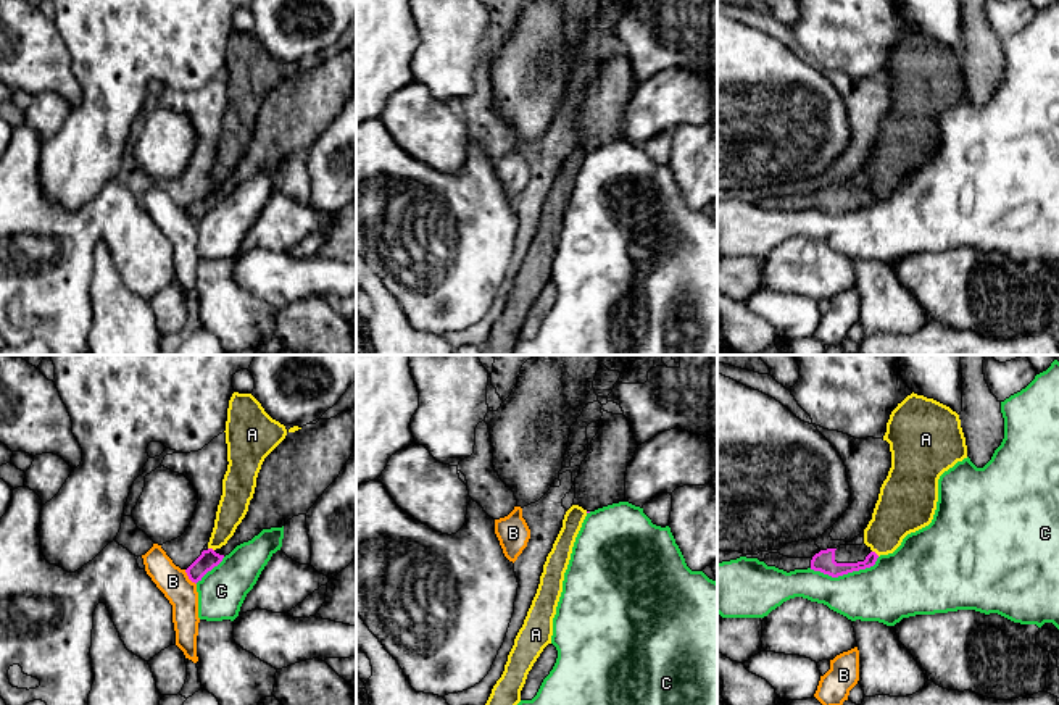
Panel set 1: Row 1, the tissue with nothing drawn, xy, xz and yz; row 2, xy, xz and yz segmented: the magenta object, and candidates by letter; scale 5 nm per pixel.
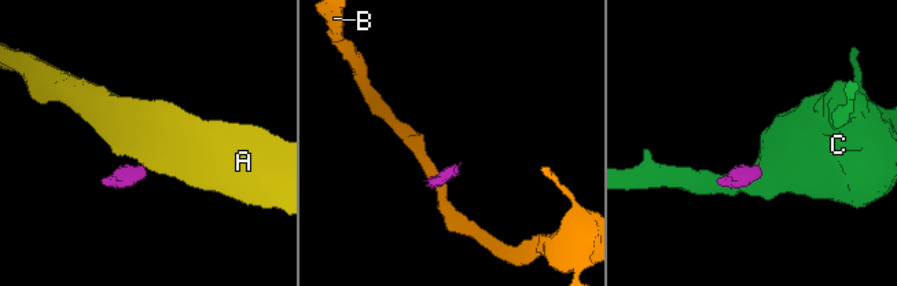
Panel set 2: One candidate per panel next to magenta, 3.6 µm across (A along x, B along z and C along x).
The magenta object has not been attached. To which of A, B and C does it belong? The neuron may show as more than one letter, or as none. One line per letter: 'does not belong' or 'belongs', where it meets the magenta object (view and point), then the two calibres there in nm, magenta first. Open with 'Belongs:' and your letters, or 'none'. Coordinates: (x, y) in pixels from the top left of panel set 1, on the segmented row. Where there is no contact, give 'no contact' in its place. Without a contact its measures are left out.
Belongs: none
A: does not belong; meets magenta in yz at (874, 552); 100 nm thick on the magenta side, 260 nm on the other
B: does not belong; meets magenta in xy at (189, 578); 90 nm thick on the magenta side, 150 nm on the other
C: does not belong; meets magenta in yz at (845, 573); 110 nm thick on the magenta side, 300 nm on the other

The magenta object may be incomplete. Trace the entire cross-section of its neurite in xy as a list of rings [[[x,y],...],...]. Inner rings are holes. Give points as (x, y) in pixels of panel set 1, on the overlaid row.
[[[356,410],[319,419],[285,439],[264,458],[253,499],[234,536],[221,549],[203,550],[185,569],[192,582],[218,566],[237,545],[263,529],[282,528],[289,519],[306,515],[324,490],[338,478],[353,453]]]

